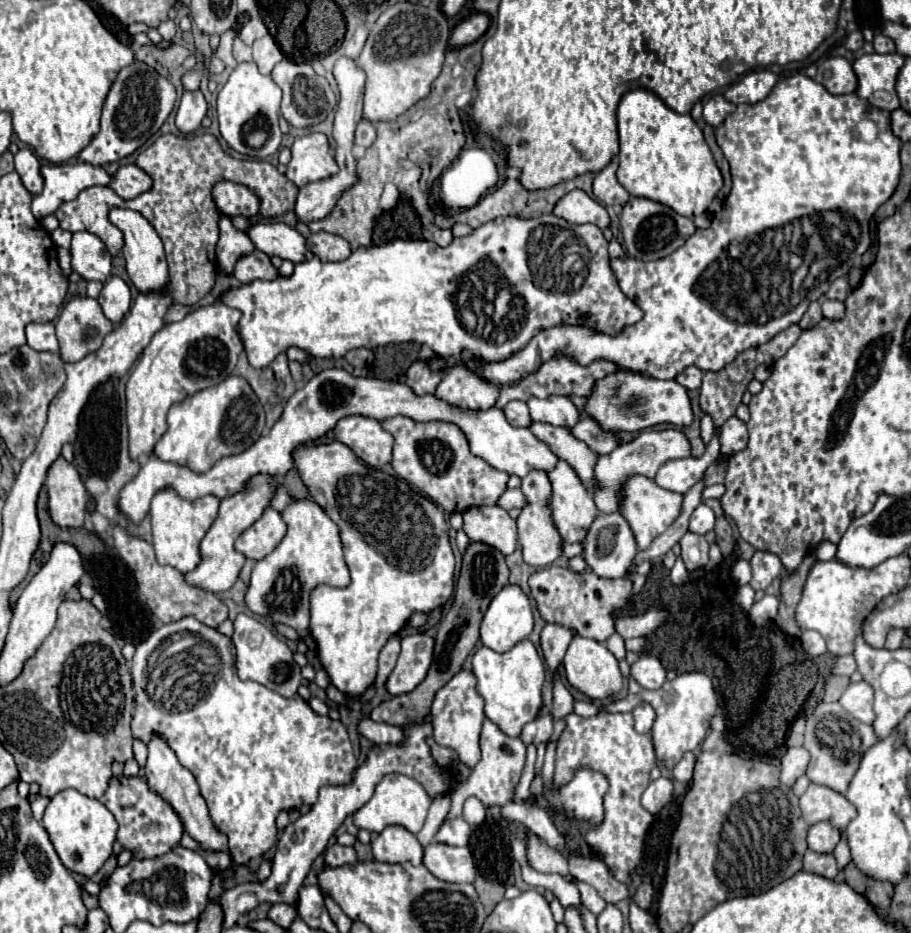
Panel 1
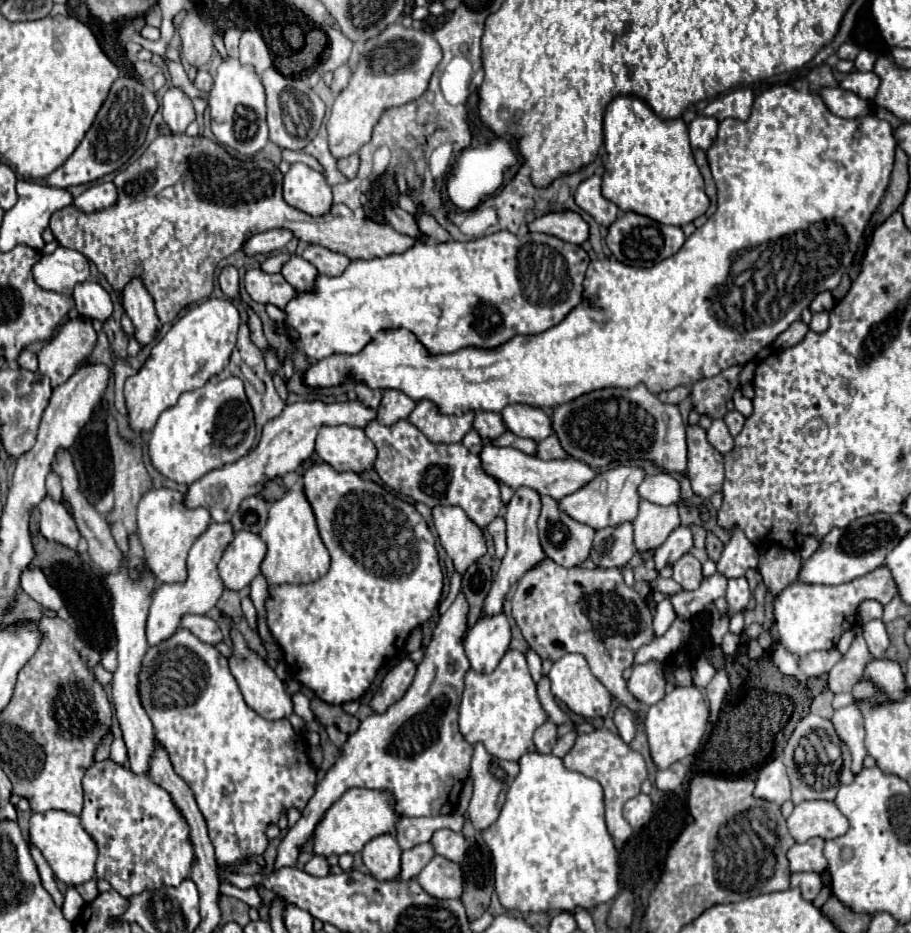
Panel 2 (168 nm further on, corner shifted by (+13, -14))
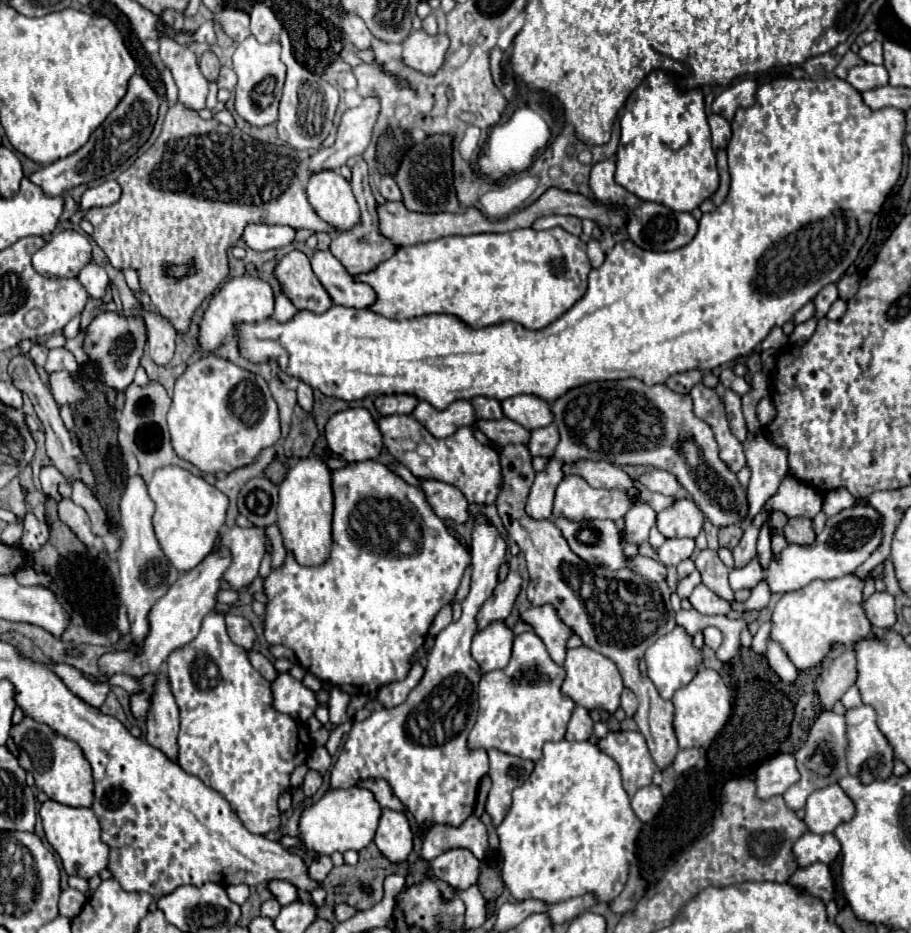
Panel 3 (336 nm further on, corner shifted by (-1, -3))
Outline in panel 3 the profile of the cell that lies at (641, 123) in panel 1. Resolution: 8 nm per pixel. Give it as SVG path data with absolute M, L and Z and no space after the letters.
M654 70L628 96L616 152L616 182L640 200L660 202L676 212L692 212L718 190L716 156L700 88L680 92L674 78Z

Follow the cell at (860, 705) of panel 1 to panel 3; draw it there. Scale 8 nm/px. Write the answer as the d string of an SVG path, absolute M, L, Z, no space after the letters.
M858 706L858 708L850 708L846 712L846 726L848 726L848 770L852 776L860 778L862 782L874 780L874 778L884 778L892 774L892 748L888 744L888 740L884 738L884 734L878 730L876 726L876 710L872 706Z

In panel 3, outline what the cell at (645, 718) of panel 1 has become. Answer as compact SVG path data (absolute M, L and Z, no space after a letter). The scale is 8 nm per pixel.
M624 688L624 692L622 692L622 708L624 708L628 718L632 718L636 714L636 710L638 710L638 700L636 700L634 692L628 690L628 688Z

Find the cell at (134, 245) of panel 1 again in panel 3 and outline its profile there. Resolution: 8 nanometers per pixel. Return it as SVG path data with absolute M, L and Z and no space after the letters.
M156 310L144 312L146 332L148 332L148 348L150 356L156 364L168 364L174 356L174 338L176 330L166 316Z

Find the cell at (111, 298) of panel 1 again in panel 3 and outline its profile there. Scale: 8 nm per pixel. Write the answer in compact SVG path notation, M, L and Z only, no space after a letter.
M90 262L88 266L82 268L82 272L78 274L78 280L84 284L90 298L104 298L108 286L110 286L110 278L108 278L106 270L94 262Z

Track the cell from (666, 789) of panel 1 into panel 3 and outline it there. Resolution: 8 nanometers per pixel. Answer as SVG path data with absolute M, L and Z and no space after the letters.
M650 784L636 792L636 796L632 798L632 810L642 822L650 822L658 814L662 802L664 802L664 796L660 788L656 784Z

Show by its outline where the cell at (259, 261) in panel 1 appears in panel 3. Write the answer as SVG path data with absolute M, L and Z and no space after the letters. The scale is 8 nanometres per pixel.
M294 250L288 252L274 268L274 278L278 280L282 292L298 310L308 310L322 314L332 306L328 292L316 280L310 260L306 254Z

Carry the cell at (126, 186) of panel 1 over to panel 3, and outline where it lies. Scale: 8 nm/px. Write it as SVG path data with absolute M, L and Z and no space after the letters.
M108 180L100 186L88 188L82 194L82 210L94 208L94 206L110 206L120 198L120 194L122 194L122 188L116 180Z

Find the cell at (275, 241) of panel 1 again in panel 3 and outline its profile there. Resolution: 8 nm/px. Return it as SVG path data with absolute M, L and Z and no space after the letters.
M316 250L310 258L310 264L312 272L326 288L334 304L368 308L368 304L372 304L372 300L376 298L372 288L368 288L368 284L356 284L352 276L346 272L346 268L330 252Z

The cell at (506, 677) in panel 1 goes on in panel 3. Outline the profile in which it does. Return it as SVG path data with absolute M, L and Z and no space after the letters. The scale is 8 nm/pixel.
M524 632L514 638L510 664L502 670L486 672L480 680L480 710L478 720L468 736L470 748L496 748L506 754L540 760L544 742L558 742L564 738L568 716L574 700L564 696L560 686L564 668L556 666L534 632Z

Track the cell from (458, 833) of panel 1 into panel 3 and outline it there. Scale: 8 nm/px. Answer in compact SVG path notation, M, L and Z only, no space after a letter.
M472 814L460 826L450 826L450 824L432 826L424 838L424 846L422 846L420 856L424 860L432 860L452 848L466 848L478 860L482 860L484 852L488 848L486 826L482 824L482 820Z

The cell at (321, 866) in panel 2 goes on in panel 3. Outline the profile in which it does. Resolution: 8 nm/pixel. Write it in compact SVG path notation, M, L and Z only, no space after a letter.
M316 856L316 860L310 864L310 872L312 872L312 878L314 880L324 880L328 876L328 872L332 870L332 860L328 856Z

